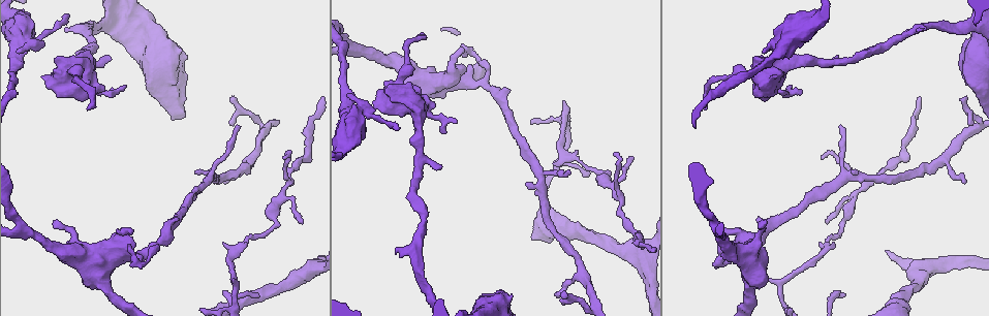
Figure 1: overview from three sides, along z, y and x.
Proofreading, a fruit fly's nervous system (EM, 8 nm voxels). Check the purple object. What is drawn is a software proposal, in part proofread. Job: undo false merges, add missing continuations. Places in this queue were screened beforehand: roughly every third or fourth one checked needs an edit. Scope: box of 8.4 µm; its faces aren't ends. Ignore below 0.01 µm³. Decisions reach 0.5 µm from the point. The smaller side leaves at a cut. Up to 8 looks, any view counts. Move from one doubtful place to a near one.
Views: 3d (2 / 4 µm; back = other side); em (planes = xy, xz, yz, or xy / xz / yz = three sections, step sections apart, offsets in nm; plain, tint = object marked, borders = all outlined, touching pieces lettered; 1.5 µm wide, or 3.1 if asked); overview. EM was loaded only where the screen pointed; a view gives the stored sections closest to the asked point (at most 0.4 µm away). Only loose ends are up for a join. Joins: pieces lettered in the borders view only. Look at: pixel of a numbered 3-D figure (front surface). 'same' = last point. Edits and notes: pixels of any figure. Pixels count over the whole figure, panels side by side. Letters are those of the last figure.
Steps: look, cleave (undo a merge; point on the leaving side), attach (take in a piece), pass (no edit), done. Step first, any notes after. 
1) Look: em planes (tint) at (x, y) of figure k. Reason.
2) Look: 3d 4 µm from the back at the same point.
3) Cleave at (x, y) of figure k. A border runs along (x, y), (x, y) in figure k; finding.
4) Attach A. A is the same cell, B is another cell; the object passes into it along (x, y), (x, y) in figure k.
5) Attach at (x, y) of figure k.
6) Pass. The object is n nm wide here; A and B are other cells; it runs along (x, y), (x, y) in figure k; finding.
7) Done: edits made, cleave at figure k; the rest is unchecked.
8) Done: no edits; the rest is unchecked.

Look: em xz step 4 (borders) at (463, 48) of figure 1. Free end.

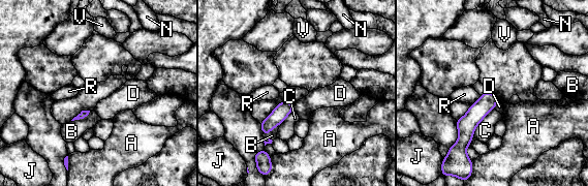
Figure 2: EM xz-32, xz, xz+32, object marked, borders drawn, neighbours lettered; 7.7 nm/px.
Look: em planes (borders) at the same point.

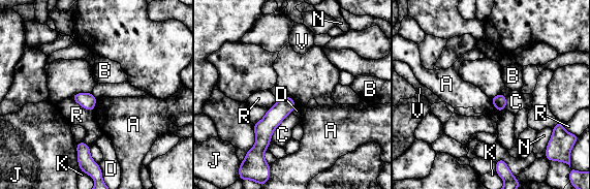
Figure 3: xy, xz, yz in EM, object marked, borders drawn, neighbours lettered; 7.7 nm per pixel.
Pass. The longest contact is with C, 340 nm; A, B, C, D, J, K, N, R and V are other cells; a border runs along (490, 98), (493, 105), (499, 112) in figure 3; none of them fits.

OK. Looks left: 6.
Look: em planes (borders) at (53, 221) of figure 1. Free end.

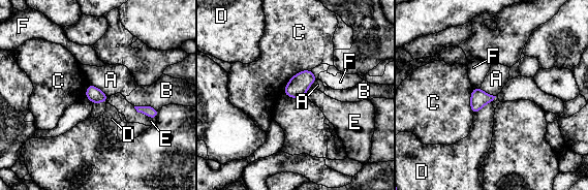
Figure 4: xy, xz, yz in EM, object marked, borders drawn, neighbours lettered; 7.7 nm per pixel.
Pass. A, B, C, D, E and F are other cells; a border runs along (310, 69), (297, 72), (282, 91) in figure 4; no lettered piece goes on from it.

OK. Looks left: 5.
Look: 3d 4 µm at (101, 91) of figure 1. Thick turns thin.

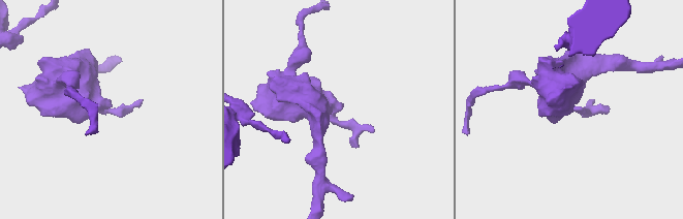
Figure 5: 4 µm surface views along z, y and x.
Look: em planes (borders) at (583, 110) of figure 5. Shape alone is not enough.

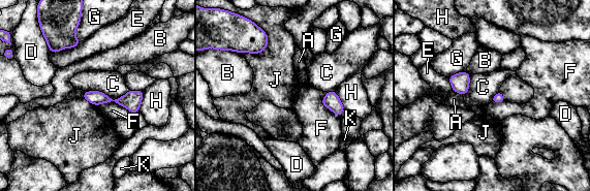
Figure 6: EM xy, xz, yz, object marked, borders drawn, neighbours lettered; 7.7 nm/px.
Pass. A, B, C, D, E, F, G, H, J and K are other cells; it runs along (141, 92), (131, 100), (85, 96) in figure 6; continuous, no second neuron.

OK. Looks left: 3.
Done: no edits; the rest is unchecked.

